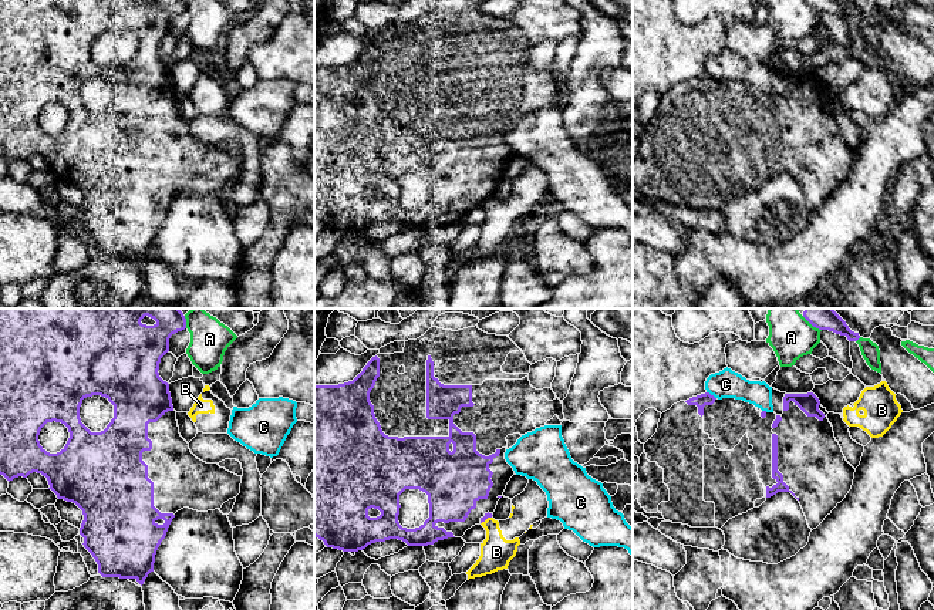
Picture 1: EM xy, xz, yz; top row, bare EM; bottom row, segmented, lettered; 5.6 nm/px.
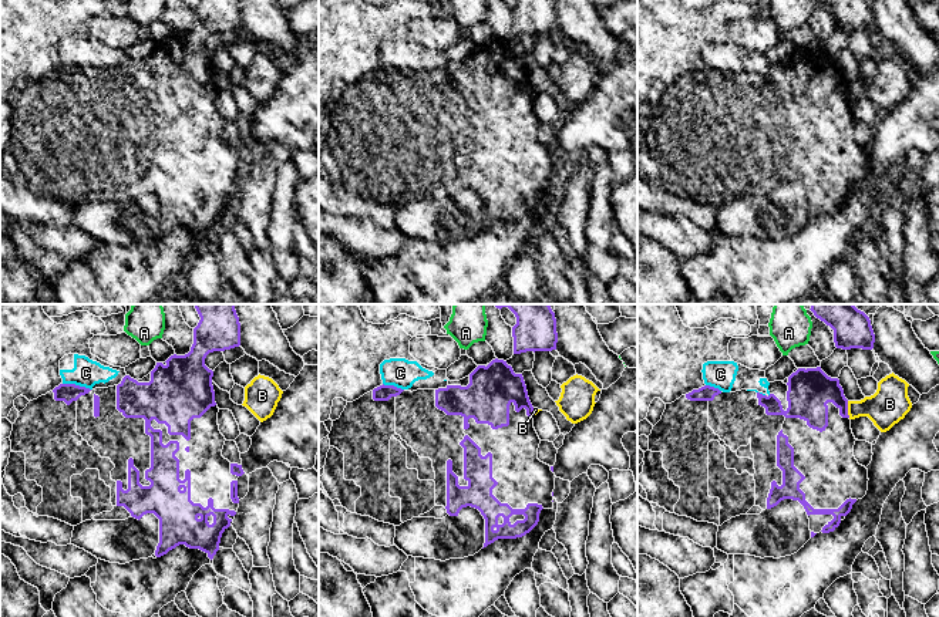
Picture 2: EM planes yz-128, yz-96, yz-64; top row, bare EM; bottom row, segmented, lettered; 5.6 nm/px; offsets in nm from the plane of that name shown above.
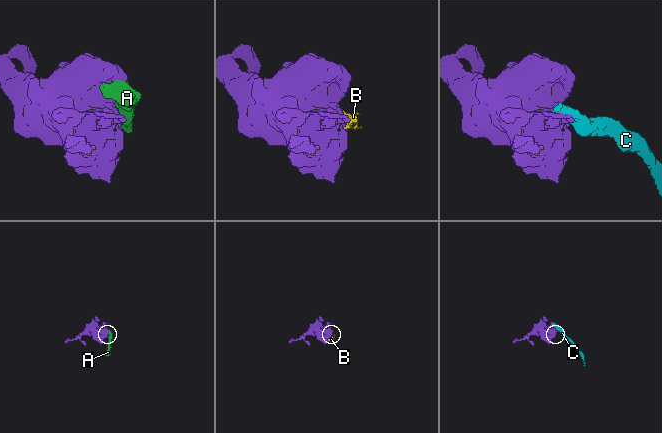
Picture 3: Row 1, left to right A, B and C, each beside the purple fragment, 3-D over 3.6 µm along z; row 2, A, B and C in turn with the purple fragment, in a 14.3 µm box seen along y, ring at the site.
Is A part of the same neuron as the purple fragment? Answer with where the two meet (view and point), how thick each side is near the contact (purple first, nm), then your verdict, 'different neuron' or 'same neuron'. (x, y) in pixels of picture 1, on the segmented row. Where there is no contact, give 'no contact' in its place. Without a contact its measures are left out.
yz (857, 339) | 160/100 nm | different neuron

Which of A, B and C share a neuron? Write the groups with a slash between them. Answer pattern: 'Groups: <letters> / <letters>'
Groups: A / B / C

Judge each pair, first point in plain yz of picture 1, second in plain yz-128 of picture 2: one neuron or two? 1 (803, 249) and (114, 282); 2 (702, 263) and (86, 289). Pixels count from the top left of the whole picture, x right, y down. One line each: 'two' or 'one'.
1: one
2: one

